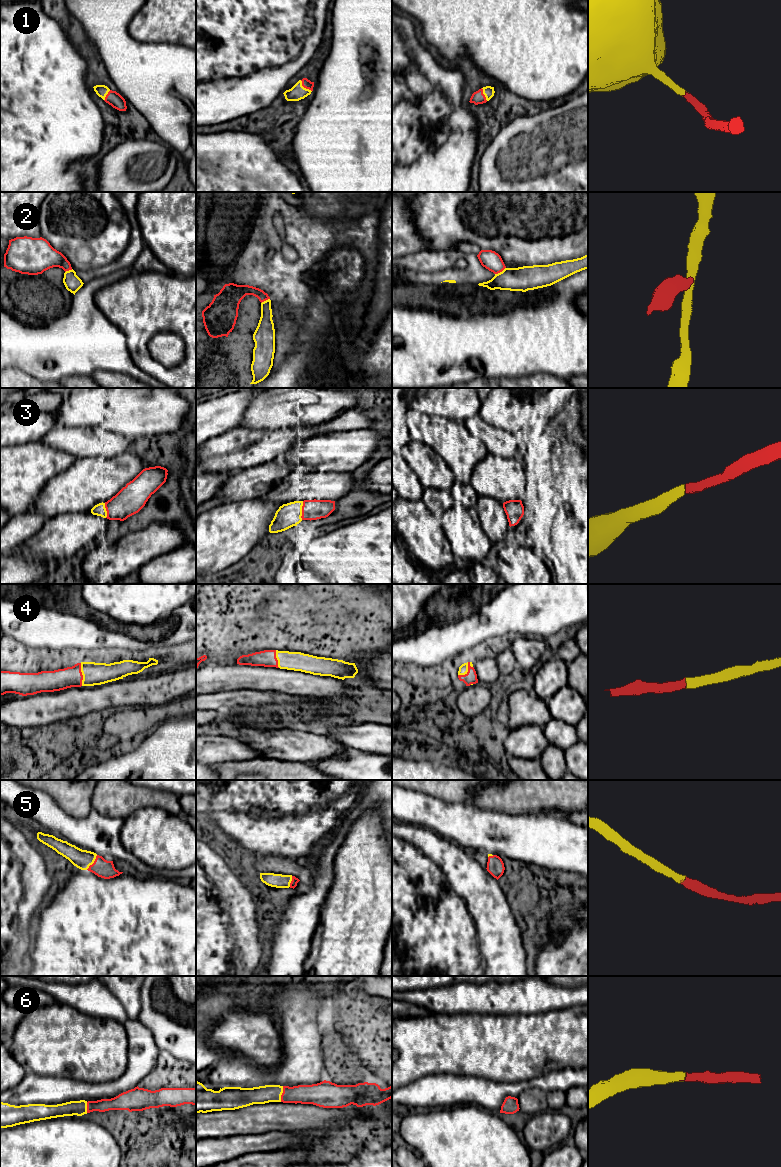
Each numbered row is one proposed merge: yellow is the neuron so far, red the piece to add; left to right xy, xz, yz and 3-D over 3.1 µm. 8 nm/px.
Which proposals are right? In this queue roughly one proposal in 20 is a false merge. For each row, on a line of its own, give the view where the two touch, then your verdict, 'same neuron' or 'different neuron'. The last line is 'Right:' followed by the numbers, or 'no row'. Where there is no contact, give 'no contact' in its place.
1: xz | same neuron
2: yz | same neuron
3: xz | same neuron
4: yz | same neuron
5: xy | same neuron
6: xz | same neuron
Right: 1, 2, 3, 4, 5, 6

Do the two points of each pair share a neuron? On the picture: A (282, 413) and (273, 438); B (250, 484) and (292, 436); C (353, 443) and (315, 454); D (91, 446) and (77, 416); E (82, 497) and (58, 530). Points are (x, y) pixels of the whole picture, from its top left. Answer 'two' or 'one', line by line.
A: two
B: two
C: one
D: two
E: two

